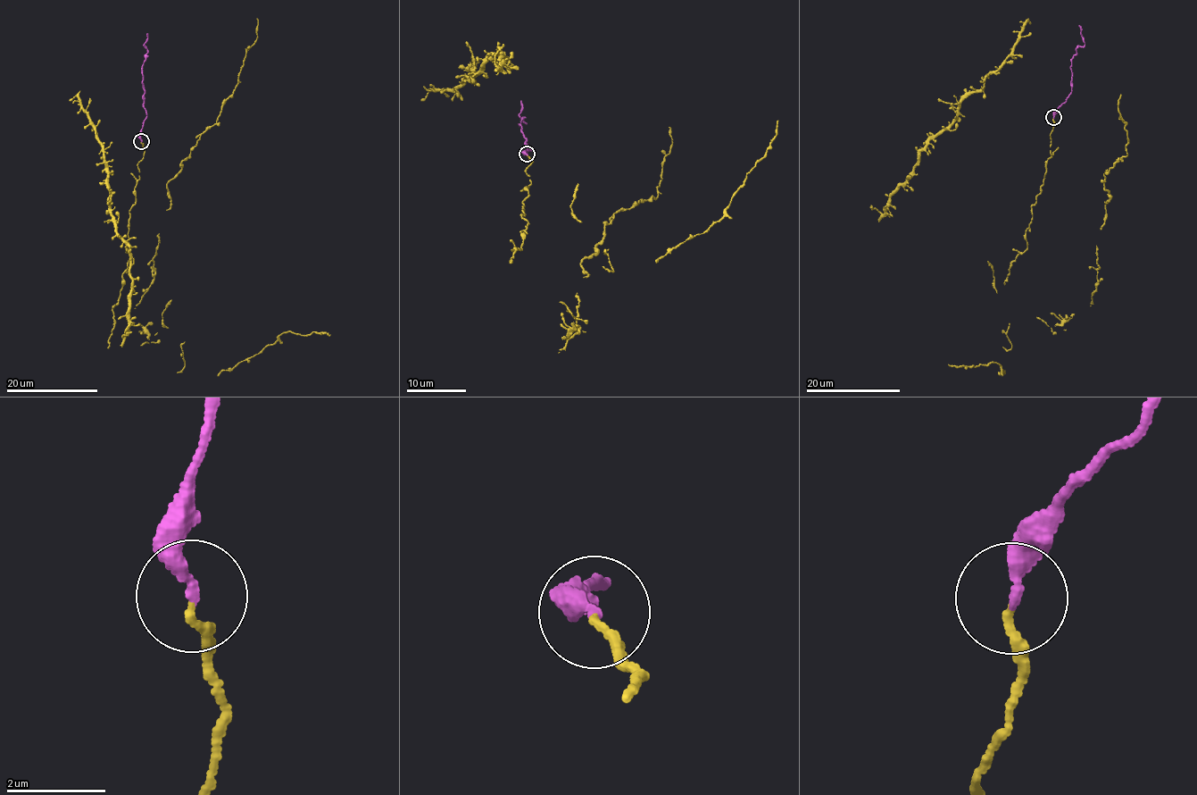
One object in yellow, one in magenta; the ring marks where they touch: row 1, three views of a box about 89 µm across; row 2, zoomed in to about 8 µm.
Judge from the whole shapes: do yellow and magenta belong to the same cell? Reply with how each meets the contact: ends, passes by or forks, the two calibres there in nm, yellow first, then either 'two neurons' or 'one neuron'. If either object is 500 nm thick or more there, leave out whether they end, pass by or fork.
yellow ends | magenta ends | 150/280 nm | one neuron

